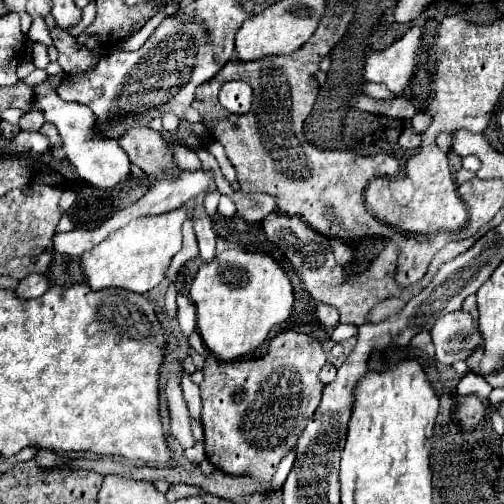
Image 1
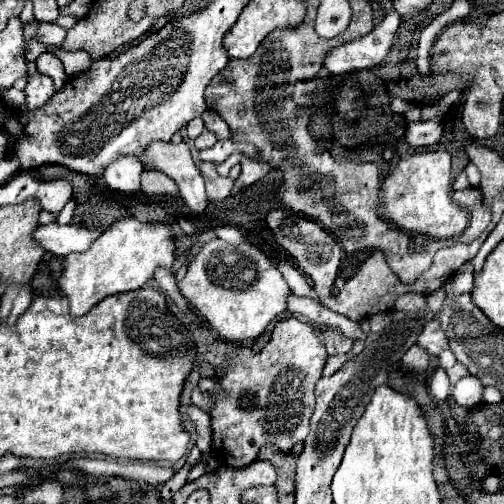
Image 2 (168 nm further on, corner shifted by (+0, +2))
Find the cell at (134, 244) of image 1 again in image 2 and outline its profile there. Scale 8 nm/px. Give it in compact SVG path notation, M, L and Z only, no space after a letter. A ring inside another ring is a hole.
M124 218L114 222L86 252L72 252L64 260L64 270L58 278L62 296L68 298L70 314L84 316L100 300L112 294L130 292L142 288L158 266L170 268L174 264L174 236L164 224L138 222L136 218Z

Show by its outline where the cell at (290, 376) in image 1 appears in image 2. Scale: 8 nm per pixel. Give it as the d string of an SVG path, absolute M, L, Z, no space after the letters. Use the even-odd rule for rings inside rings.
M296 318L280 320L270 342L260 350L242 350L222 362L226 374L218 378L226 394L208 394L216 406L212 416L212 454L232 468L242 468L258 458L266 442L290 452L296 442L306 440L308 422L314 412L314 384L326 364L326 348L316 338L314 328Z

